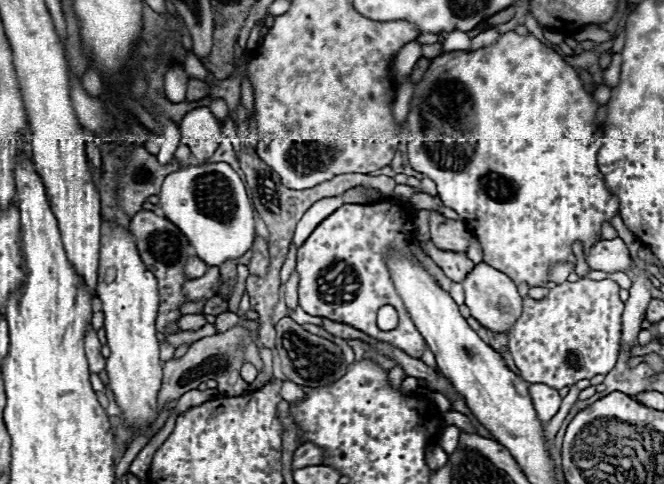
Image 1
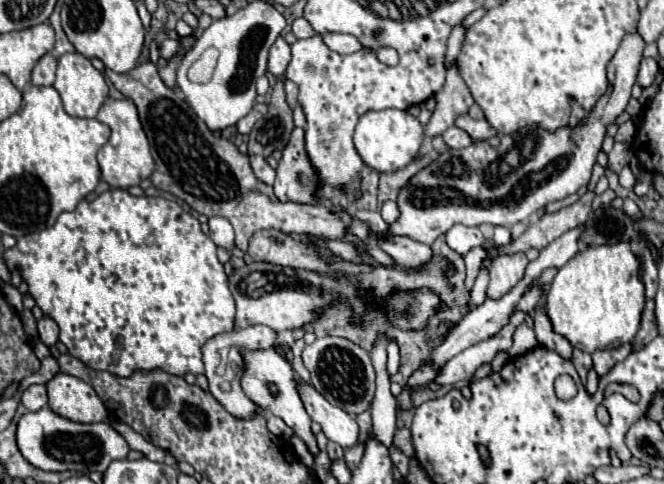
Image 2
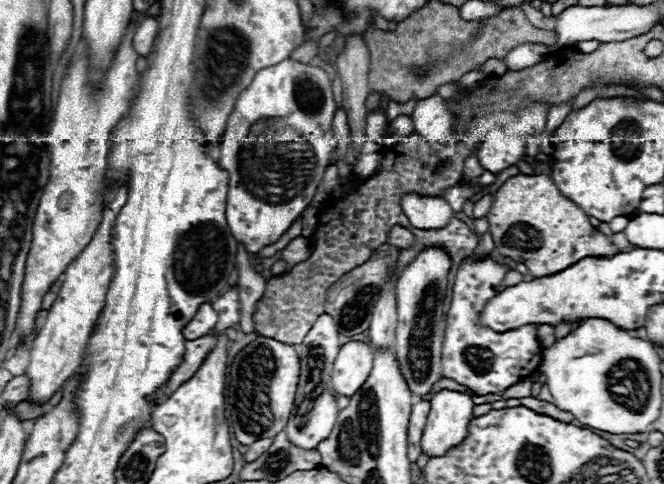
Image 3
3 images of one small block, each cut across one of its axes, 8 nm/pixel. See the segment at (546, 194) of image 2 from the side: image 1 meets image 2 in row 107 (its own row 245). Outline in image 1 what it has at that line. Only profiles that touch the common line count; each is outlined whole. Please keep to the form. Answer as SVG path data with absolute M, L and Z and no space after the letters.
M620 238L600 240L598 244L594 244L586 262L592 270L602 272L626 272L632 266L630 252Z

